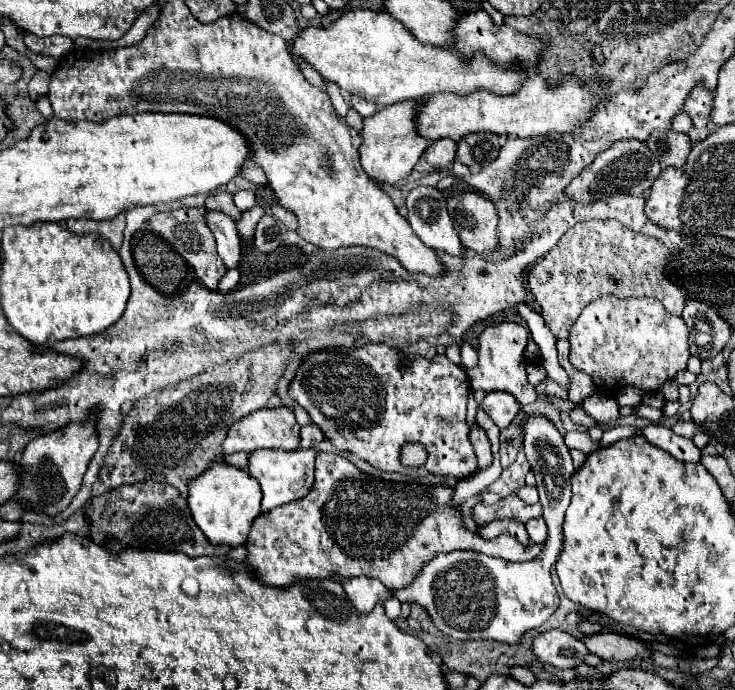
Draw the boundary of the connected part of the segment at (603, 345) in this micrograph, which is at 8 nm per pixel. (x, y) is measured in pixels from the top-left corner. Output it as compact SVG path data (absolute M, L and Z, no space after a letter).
M602 296L582 310L570 334L570 362L590 374L602 394L630 384L646 392L658 390L666 380L686 370L688 358L688 328L684 320L670 314L654 298L620 300Z

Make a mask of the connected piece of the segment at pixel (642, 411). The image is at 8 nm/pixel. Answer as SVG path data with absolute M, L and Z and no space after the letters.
M638 404L638 408L636 408L634 416L646 418L646 420L650 420L650 422L657 424L658 420L660 420L660 416L662 416L662 410L656 410L656 408L646 406L646 404Z

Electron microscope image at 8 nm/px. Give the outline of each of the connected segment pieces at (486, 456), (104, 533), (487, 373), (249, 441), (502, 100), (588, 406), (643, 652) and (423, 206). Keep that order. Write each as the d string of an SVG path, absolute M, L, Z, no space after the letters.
M476 426L476 428L470 430L470 440L472 440L472 446L474 446L476 456L478 456L478 468L476 470L480 472L480 470L484 470L484 468L488 468L492 464L490 440L488 440L486 432L480 426Z
M142 480L136 484L124 484L112 488L100 496L92 496L82 512L90 522L90 538L96 544L120 552L122 548L138 550L162 550L162 552L184 552L190 558L198 556L226 556L228 548L218 548L202 536L202 530L194 524L186 498L180 496L172 484L154 480Z
M500 322L498 326L488 326L480 336L480 346L478 346L480 362L476 368L468 370L468 380L472 390L484 390L484 392L502 390L502 392L510 392L520 406L532 404L538 398L538 394L526 378L526 362L524 362L526 342L528 342L528 332L520 324Z
M278 406L278 408L262 408L256 412L250 412L248 416L240 418L236 424L232 424L228 428L226 440L222 444L224 454L232 454L232 452L254 452L258 448L276 448L276 450L296 450L298 448L298 440L300 440L300 426L294 418L294 412L286 406Z
M532 76L524 80L522 90L514 96L490 96L490 92L474 92L470 96L426 96L416 110L416 132L426 140L452 138L454 142L460 142L460 138L472 132L530 138L550 132L568 132L586 122L598 106L600 100L592 98L572 76L566 76L558 88L550 88L544 78Z
M594 394L594 396L586 398L584 404L582 404L582 408L586 410L588 416L592 416L598 422L610 422L610 420L614 420L614 418L620 416L616 400L614 398L604 398L600 394Z
M612 632L594 634L584 638L584 646L604 660L632 660L632 658L650 658L650 652L644 648L642 642L624 638Z
M414 186L406 198L408 222L418 238L432 250L458 256L464 246L446 210L444 194L434 186Z

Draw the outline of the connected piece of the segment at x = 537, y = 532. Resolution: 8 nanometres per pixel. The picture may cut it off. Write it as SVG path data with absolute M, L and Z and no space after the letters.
M534 518L534 520L528 520L526 522L526 530L530 534L530 540L534 544L540 544L546 540L546 524L540 520L540 518Z

